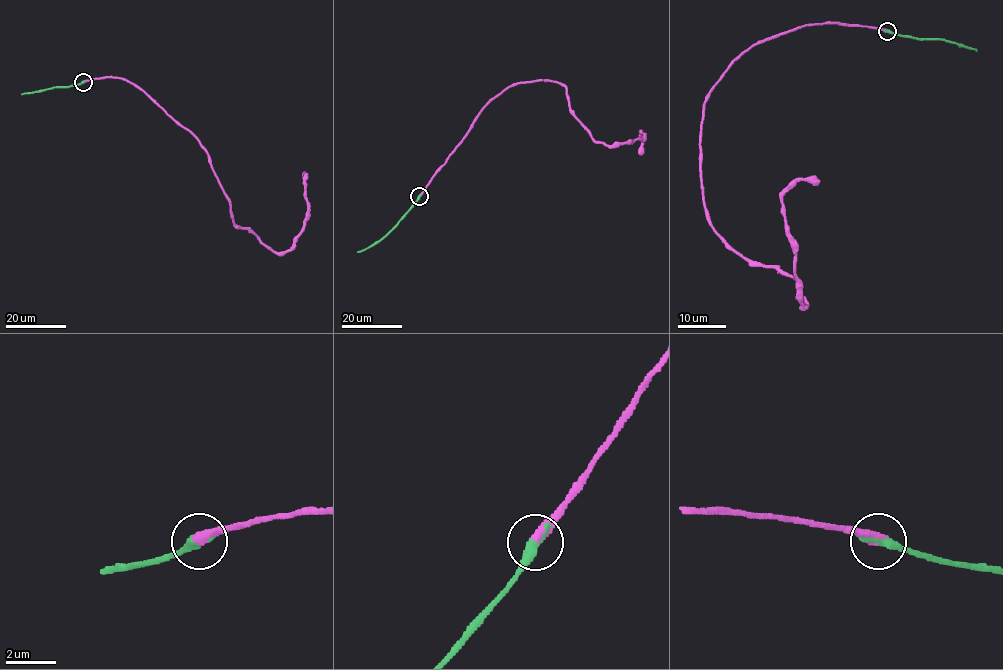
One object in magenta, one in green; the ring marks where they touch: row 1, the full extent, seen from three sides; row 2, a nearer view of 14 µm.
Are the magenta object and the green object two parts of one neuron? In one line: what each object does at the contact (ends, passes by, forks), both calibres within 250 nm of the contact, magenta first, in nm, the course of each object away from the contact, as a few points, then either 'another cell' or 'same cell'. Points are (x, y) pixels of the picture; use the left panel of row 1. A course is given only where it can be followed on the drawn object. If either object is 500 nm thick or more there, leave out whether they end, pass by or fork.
magenta ends; green ends; calibres 440 and 400 nm; course magenta (83, 82), (120, 78), (159, 105), (208, 155), (233, 222), (275, 253), (287, 252), (304, 225), (304, 175); course green (83, 82), (22, 94); same cell

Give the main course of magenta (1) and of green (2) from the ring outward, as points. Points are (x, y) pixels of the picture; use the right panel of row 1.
1: (888, 32), (806, 24), (758, 41), (707, 96), (712, 228), (793, 278), (804, 306), (782, 195), (820, 181)
2: (888, 32), (949, 41), (976, 51)

